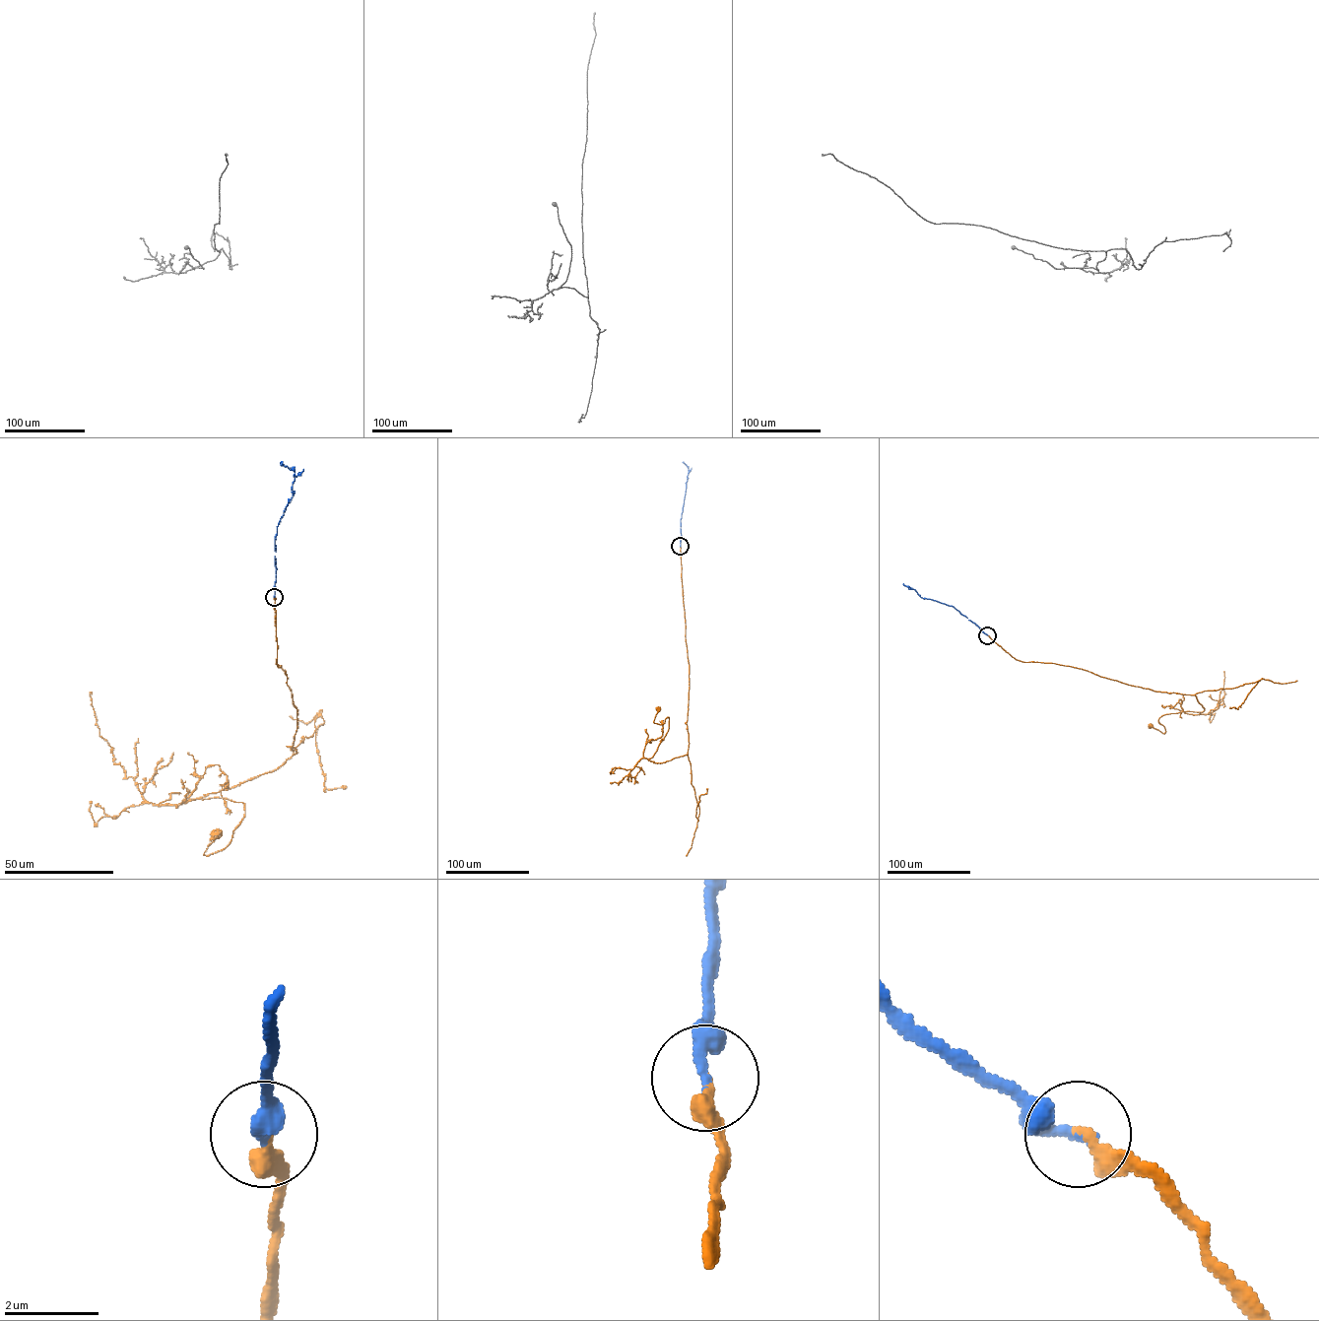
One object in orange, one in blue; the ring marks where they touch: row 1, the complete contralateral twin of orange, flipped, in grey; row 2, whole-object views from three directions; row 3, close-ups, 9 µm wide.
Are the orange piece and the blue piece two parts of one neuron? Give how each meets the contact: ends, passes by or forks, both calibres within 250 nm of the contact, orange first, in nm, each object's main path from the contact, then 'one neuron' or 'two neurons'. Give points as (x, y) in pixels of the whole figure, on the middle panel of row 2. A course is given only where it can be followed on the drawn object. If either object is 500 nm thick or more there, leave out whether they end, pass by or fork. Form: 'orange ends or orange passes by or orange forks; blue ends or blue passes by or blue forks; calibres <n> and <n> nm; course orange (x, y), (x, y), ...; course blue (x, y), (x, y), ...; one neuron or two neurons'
orange ends; blue ends; calibres 320 and 320 nm; course orange (681, 546), (689, 743), (686, 755), (660, 762), (648, 759), (669, 727), (668, 717), (653, 722), (658, 710); course blue (681, 546), (681, 518), (689, 472), (683, 462); one neuron

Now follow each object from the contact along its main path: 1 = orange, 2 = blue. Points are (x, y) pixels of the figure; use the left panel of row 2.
1: (274, 597), (296, 753), (190, 799), (244, 804), (230, 843), (204, 854), (216, 835)
2: (274, 597), (275, 536), (292, 499), (292, 484), (296, 476), (280, 462)

